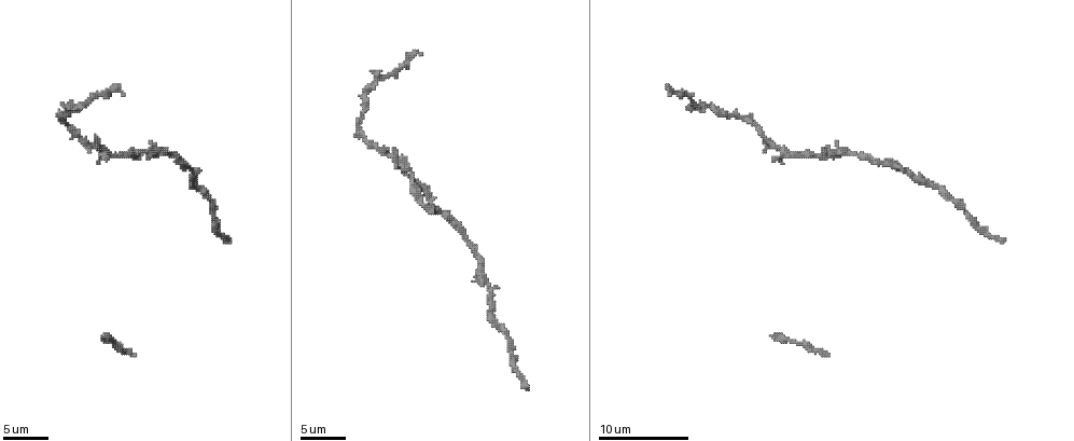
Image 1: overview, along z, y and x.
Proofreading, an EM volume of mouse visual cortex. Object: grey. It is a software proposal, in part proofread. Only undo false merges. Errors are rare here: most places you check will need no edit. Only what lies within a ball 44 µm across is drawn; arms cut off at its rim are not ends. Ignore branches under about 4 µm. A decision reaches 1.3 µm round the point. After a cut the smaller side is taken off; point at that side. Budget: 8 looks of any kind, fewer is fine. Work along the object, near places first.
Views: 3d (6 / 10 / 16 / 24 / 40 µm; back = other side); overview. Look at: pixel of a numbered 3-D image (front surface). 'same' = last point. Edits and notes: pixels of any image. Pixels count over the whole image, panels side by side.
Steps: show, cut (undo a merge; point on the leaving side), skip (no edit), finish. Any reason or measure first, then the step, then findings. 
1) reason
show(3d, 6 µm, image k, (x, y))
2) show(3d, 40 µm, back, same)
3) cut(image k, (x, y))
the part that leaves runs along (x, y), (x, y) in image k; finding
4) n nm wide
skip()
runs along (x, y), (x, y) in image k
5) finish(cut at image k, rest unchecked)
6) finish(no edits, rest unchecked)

four or more arms meet
show(3d, 10 µm, image 1, (781, 154))

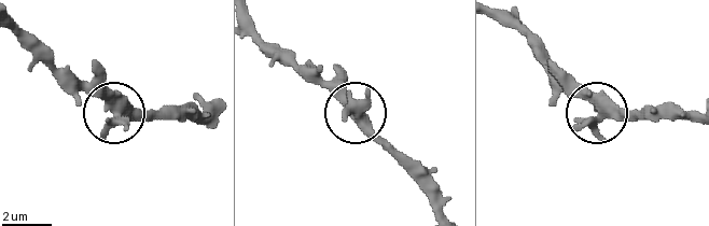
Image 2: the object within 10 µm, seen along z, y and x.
side arm 22 µm; 4 arms
skip()
one neuron here

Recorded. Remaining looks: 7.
show(3d, 6 µm, image 1, (489, 284))

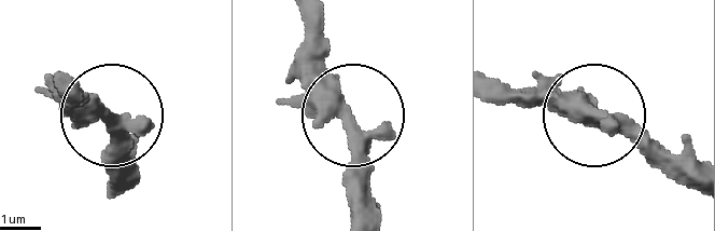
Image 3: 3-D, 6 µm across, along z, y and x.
show(3d, 6 µm, back, image 3, (109, 118))

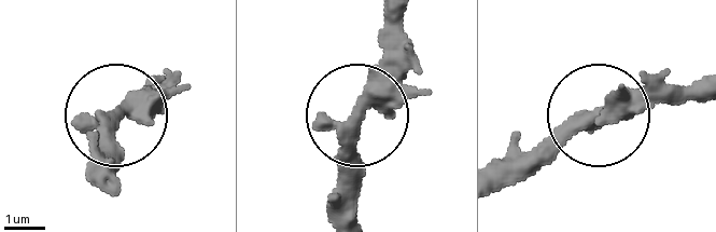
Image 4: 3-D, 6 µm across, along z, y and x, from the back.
340 nm wide
skip()
runs along (403, 12), (403, 64), (365, 114), (351, 194) in image 4; continuous, no second neuron

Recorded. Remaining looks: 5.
thin neck
show(3d, 10 µm, image 1, (214, 211))

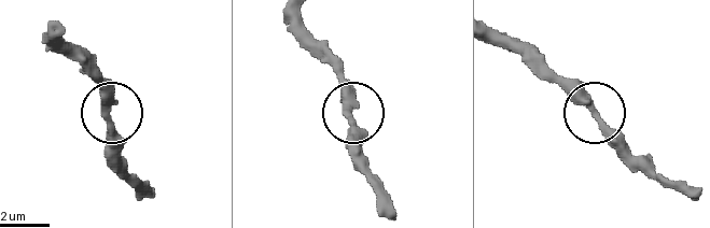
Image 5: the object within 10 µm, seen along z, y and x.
skip()
runs along (292, 11), (300, 36), (329, 66), (351, 110), (353, 162) in image 5; continuous, no second neuron

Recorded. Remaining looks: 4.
show(3d, 16 µm, image 1, (461, 230))

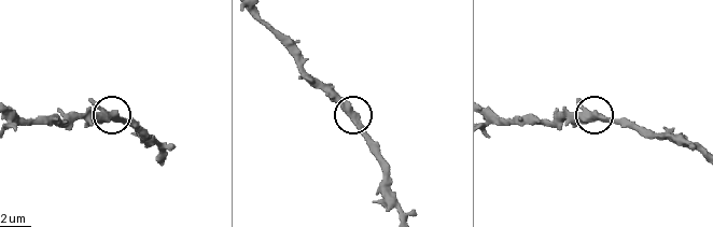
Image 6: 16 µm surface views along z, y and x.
skip()
runs along (525, 121), (557, 121), (597, 113), (627, 121) in image 6; one neuron here

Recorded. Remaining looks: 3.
finish(no edits, rest unchecked)

